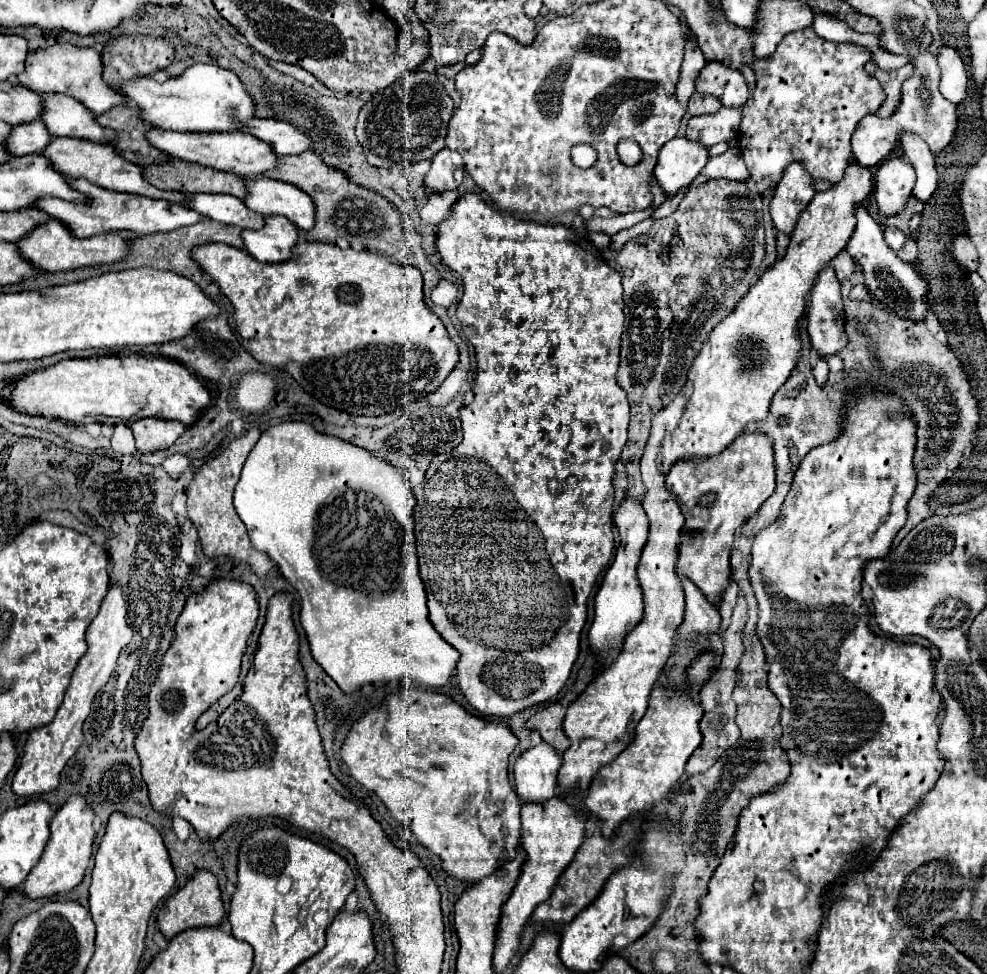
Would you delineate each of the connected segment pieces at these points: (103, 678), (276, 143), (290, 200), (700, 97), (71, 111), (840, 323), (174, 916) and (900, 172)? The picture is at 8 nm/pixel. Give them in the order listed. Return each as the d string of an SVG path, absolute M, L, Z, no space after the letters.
M111 584L107 596L101 602L101 610L87 628L87 654L79 660L77 668L71 674L71 684L65 692L65 700L61 702L53 722L45 724L43 728L35 728L29 734L29 740L23 748L23 758L19 764L19 770L13 776L13 792L19 796L27 794L41 794L51 792L59 784L59 774L71 754L81 746L83 742L83 722L91 712L91 702L95 694L107 684L111 672L117 666L117 658L123 646L131 642L133 630L127 624L127 604L121 592L121 586Z
M255 118L243 130L251 132L259 140L271 142L279 156L301 154L301 152L309 150L313 144L311 136L305 134L301 128L295 128L289 122L281 122L281 120L273 120L273 118Z
M267 176L247 178L249 196L243 202L263 216L287 216L297 228L315 228L315 202L301 188Z
M693 92L691 104L689 104L691 114L711 114L711 112L717 112L719 108L721 108L721 102L715 96Z
M43 94L43 102L47 104L47 112L43 112L43 122L53 136L83 138L99 144L115 140L115 132L111 128L103 128L87 110L87 106L83 106L79 100L71 100L71 96Z
M827 264L809 294L809 310L807 310L807 332L811 338L813 348L817 350L817 354L821 356L833 356L839 350L843 350L847 346L847 334L845 334L845 312L843 312L843 300L841 300L841 284L835 276L835 270L831 268L831 264Z
M197 872L177 894L167 900L167 904L163 904L157 914L157 926L161 934L171 940L175 934L181 934L189 928L217 928L223 916L225 908L221 902L217 878L211 872Z
M893 156L881 162L875 180L877 180L875 200L879 204L879 212L883 216L897 214L913 192L915 170L907 158Z

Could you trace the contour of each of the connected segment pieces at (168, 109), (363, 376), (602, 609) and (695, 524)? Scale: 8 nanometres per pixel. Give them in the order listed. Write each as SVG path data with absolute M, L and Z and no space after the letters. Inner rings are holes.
M193 64L177 78L155 80L151 76L139 82L123 82L117 86L129 100L137 102L143 118L153 126L177 132L237 132L245 120L257 116L257 104L241 78L215 64Z
M299 242L295 258L279 264L263 264L245 250L225 244L205 244L195 252L195 260L203 264L203 270L231 300L237 322L235 330L243 346L261 364L285 370L307 394L325 406L347 414L357 412L355 416L389 414L395 408L433 394L459 362L455 342L449 338L443 322L423 302L423 276L419 268L389 262L385 256L367 250L357 252L325 242ZM299 280L309 284L299 288Z
M623 500L619 510L615 512L615 526L619 530L621 544L619 544L615 560L613 560L611 568L607 570L603 584L595 596L595 620L589 630L591 652L597 658L597 662L601 664L597 674L617 660L617 656L621 654L625 636L643 618L643 596L641 596L641 586L637 580L637 564L639 564L639 556L647 542L647 532L649 532L649 522L647 522L647 514L643 512L643 506L635 500Z
M745 432L727 448L727 452L721 452L711 460L681 460L671 468L665 484L679 500L685 514L677 576L689 578L713 606L719 606L723 592L731 582L729 550L735 540L735 530L755 514L775 490L771 440L761 432Z

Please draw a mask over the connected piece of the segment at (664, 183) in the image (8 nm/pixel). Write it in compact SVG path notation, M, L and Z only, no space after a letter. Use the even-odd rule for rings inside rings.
M675 136L661 148L657 166L653 170L667 196L673 196L679 188L693 182L693 178L705 168L709 152L703 144L689 140L687 136Z

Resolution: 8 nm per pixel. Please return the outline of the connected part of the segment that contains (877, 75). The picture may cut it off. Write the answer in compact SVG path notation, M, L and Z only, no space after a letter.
M869 62L869 64L865 66L865 70L867 70L869 76L873 76L873 78L881 84L881 88L883 88L883 92L885 92L885 96L887 96L885 102L881 104L881 108L877 110L877 116L879 116L879 118L889 118L889 116L895 112L895 108L899 106L901 86L903 86L903 82L913 74L915 66L906 64L903 68L885 72L885 70L877 68L873 62Z

